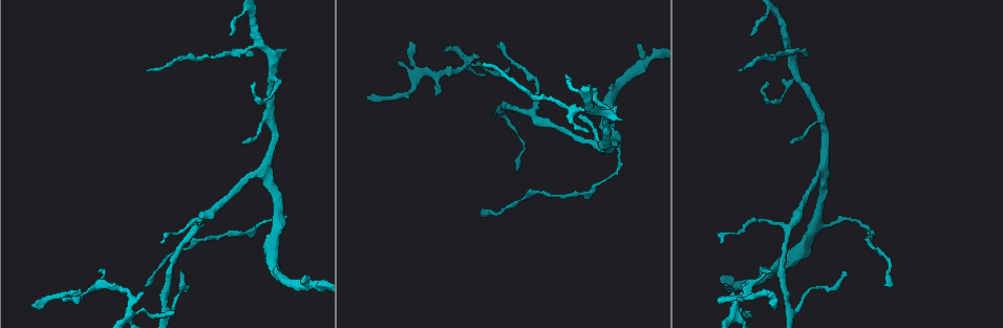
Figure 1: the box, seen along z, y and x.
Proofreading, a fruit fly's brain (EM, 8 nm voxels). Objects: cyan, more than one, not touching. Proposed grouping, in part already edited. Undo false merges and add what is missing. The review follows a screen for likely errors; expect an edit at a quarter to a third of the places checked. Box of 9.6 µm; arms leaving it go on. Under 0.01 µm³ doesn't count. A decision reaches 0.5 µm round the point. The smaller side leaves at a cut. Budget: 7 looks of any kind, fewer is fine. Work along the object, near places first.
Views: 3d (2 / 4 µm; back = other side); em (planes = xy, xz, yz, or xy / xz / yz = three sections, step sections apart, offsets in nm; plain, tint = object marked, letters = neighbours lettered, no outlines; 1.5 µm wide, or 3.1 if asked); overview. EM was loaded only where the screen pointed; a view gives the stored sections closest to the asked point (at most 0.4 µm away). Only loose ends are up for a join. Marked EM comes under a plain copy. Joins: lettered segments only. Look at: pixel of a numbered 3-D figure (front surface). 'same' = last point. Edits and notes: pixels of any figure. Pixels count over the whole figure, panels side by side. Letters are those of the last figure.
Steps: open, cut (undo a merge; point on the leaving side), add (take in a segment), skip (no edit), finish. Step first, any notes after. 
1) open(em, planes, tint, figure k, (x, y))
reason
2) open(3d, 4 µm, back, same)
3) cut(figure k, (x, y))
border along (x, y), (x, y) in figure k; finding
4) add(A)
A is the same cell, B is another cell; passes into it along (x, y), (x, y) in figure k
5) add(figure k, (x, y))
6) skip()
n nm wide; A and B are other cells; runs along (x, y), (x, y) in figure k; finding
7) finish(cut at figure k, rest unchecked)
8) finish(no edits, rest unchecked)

open(3d, 4 µm, back, figure 1, (271, 76))
arms part here

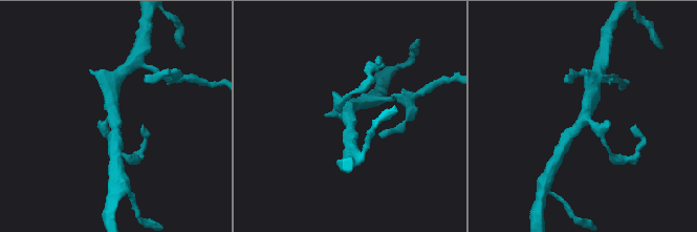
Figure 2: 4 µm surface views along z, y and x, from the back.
open(em, xy, step 8, tint, figure 2, (584, 116))
3 arms

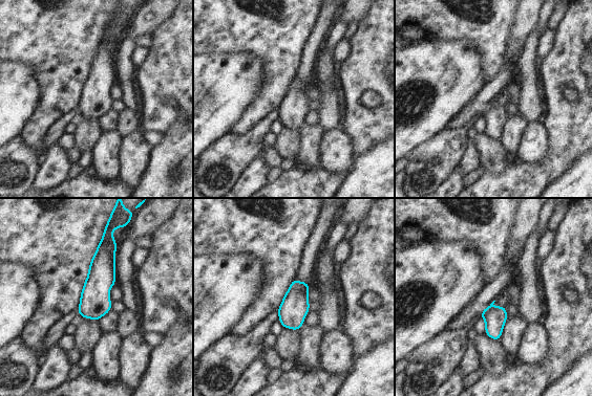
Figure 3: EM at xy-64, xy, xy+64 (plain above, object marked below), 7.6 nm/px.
open(em, xy, step 8, letters, same)

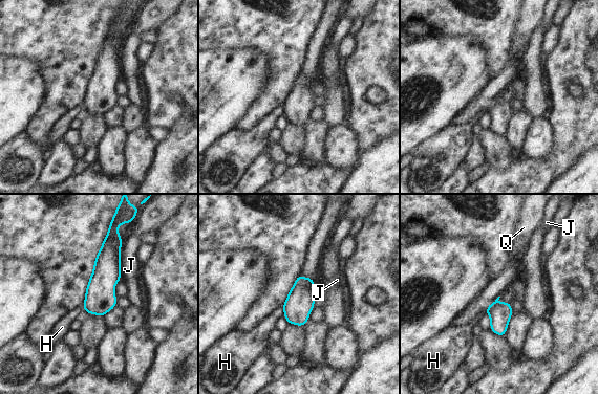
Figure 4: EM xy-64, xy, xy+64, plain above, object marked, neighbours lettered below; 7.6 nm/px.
skip()
130 nm wide; H, J and Q are other cells; runs along (113, 234), (100, 298), (88, 310) in figure 4; one neuron here

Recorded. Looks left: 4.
open(3d, 2 µm, figure 1, (243, 141))
thin end

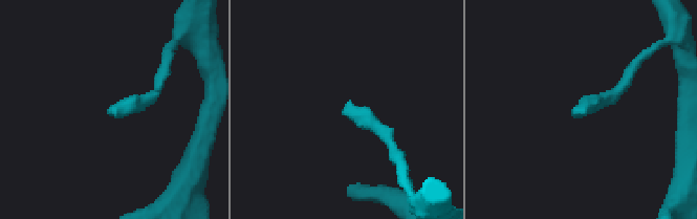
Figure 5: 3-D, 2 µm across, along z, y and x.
open(em, yz, step 4, letters, figure 5, (115, 110))
need the tissue

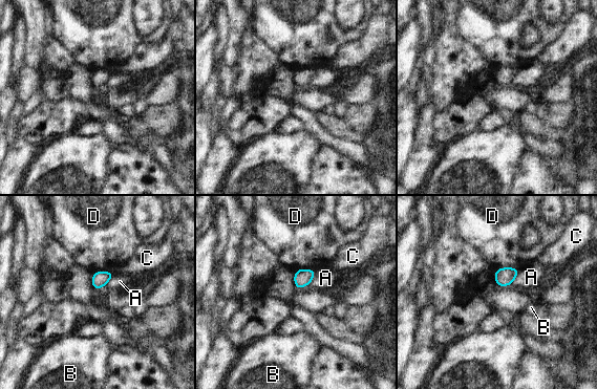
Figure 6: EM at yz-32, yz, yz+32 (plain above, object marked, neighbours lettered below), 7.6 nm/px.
open(em, planes, letters, same)
cut it another way

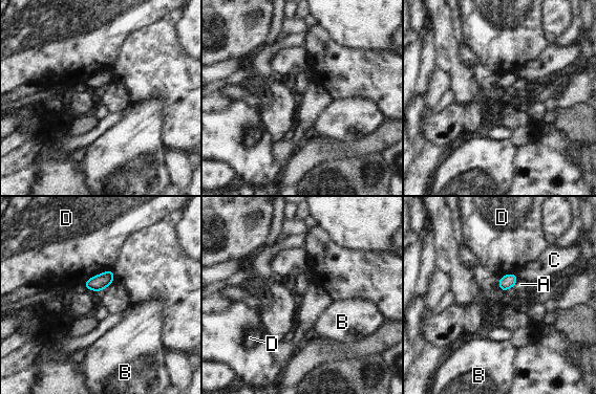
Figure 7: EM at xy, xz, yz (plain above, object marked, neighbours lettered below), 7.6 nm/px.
skip()
D touches over 280 nm; A, B, C and D are other cells; border along (111, 268), (93, 275), (82, 286) in figure 7; none of them fits

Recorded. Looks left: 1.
open(em, xz, step 4, letters, figure 1, (589, 99))
sharp bend

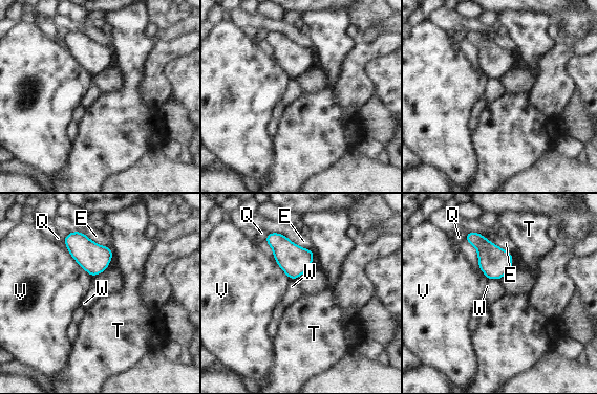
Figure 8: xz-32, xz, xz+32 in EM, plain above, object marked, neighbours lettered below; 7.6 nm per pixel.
skip()
220 nm wide; E, Q, T, V and W are other cells; border along (269, 232), (281, 233), (312, 250) in figure 8; continuous, no second neuron

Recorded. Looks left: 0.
finish(no edits, rest unchecked)

